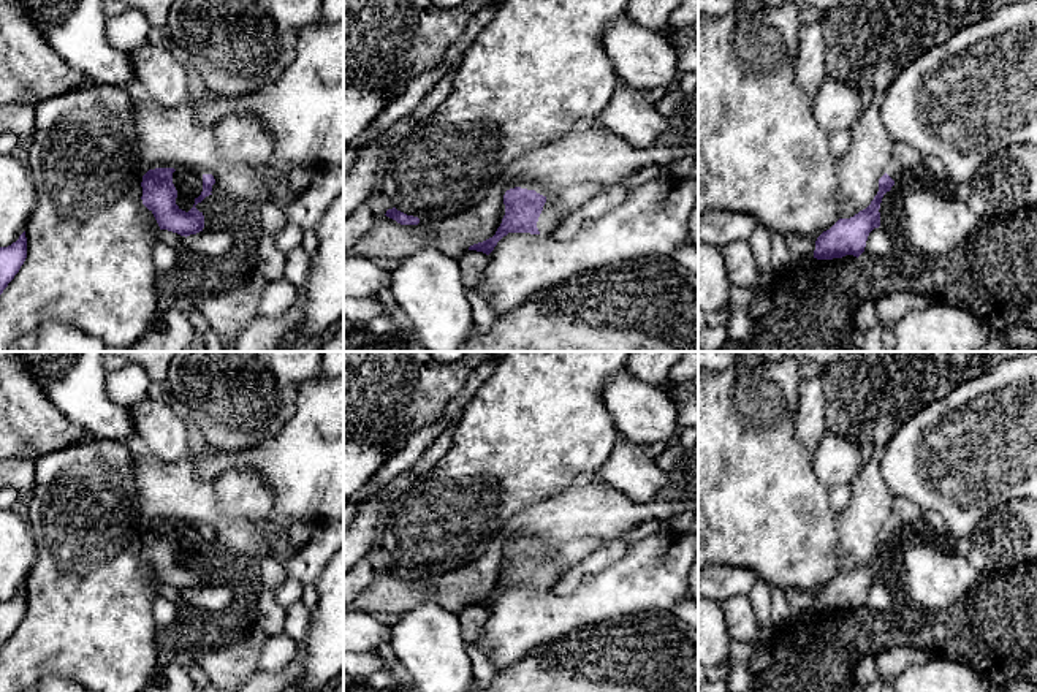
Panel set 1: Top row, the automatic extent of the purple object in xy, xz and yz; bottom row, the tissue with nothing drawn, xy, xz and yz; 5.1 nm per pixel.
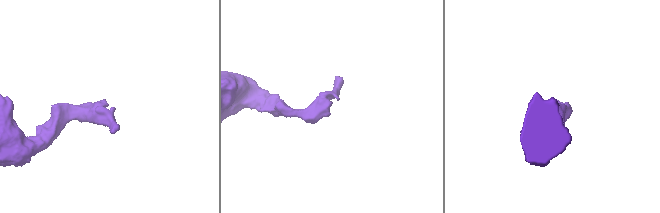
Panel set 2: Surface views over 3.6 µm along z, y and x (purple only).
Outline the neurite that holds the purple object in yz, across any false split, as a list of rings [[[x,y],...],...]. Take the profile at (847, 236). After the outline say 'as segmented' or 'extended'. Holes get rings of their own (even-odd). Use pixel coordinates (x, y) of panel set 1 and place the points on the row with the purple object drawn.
[[[895,141],[885,174],[879,179],[879,192],[871,204],[850,219],[839,219],[815,241],[814,258],[833,260],[845,255],[860,257],[864,252],[869,233],[880,226],[880,203],[896,181],[902,181],[915,166],[921,165],[923,155],[914,147]]] | extended

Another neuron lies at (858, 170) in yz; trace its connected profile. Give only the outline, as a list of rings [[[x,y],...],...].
[[[871,103],[850,128],[849,150],[838,157],[838,217],[866,209],[879,192],[895,139],[882,124],[880,106]]]

